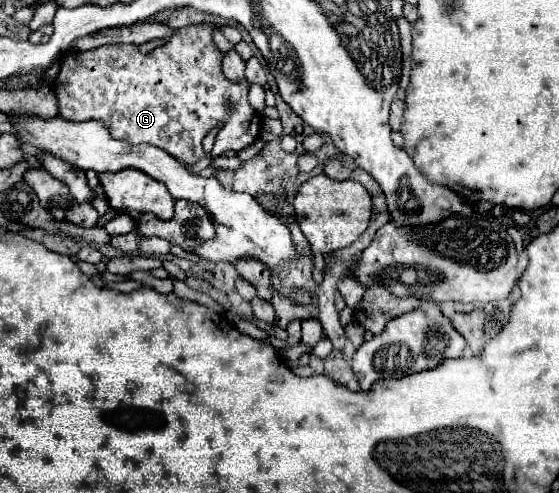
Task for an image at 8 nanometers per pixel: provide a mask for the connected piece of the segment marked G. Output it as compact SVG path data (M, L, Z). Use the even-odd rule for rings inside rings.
M196 24L196 26L186 26L186 28L180 28L174 32L174 36L160 48L152 50L150 54L142 54L138 50L138 46L132 46L132 44L108 44L104 48L94 48L94 50L88 50L88 52L66 52L60 60L60 72L56 76L56 84L54 84L54 90L56 90L56 98L58 98L58 110L60 110L60 116L64 116L66 120L72 120L72 122L86 122L86 120L98 120L102 122L110 134L118 140L126 140L130 144L142 144L142 142L148 142L152 146L158 146L162 150L166 150L168 154L172 154L174 158L178 158L180 162L184 164L196 164L200 158L216 158L228 150L242 150L246 148L248 144L252 144L258 134L260 134L260 116L254 112L254 108L248 104L248 82L230 82L224 74L222 74L222 52L218 50L218 46L214 44L212 40L212 32L216 30L214 24ZM216 128L216 142L214 142L214 148L212 152L204 152L202 148L202 138Z

